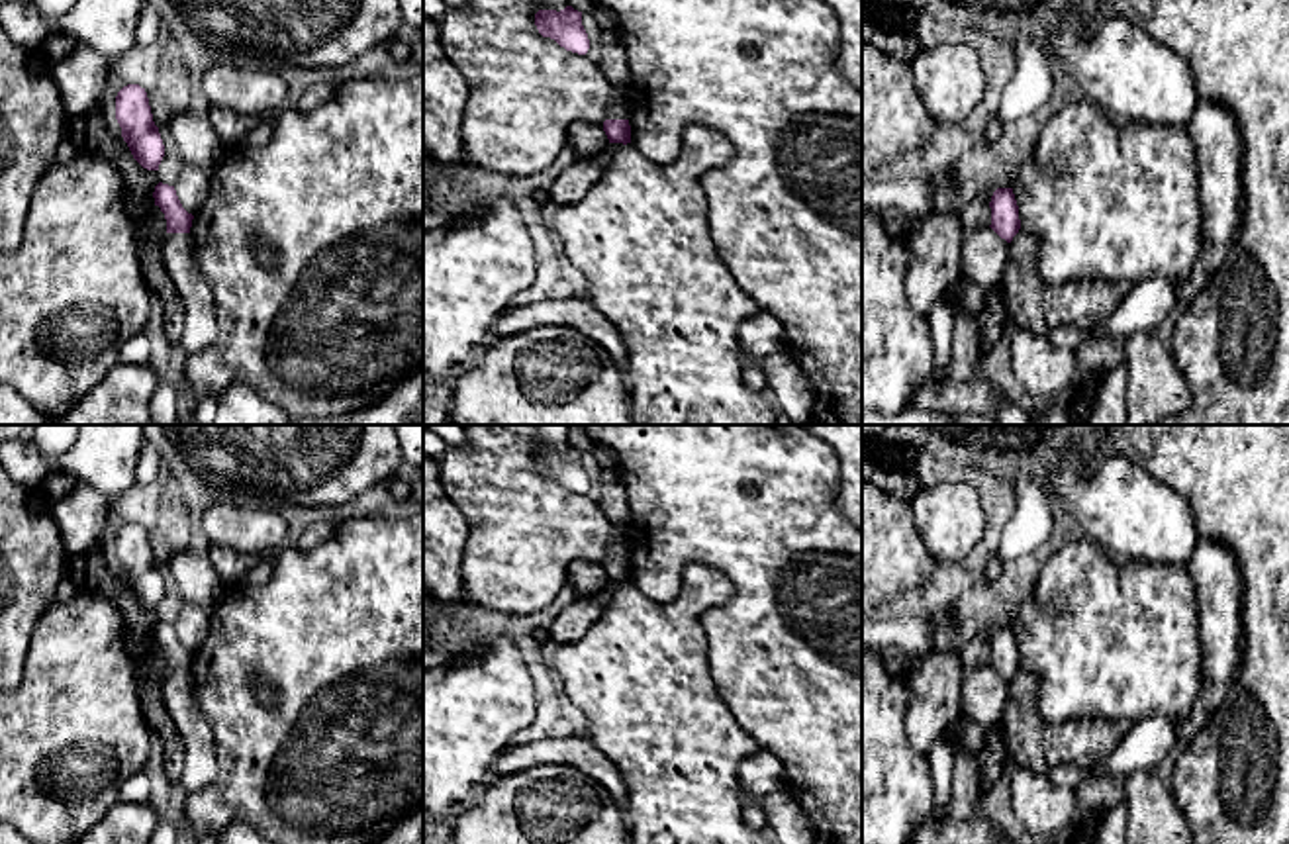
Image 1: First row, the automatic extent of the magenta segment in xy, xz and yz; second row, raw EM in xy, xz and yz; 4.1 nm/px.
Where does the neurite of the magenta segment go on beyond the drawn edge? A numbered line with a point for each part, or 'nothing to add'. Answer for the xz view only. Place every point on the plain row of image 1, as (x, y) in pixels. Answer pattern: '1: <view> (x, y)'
nothing to add

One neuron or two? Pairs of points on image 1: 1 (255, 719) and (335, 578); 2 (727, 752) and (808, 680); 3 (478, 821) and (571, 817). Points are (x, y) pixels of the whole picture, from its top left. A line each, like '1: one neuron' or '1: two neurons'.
1: one neuron
2: two neurons
3: one neuron

